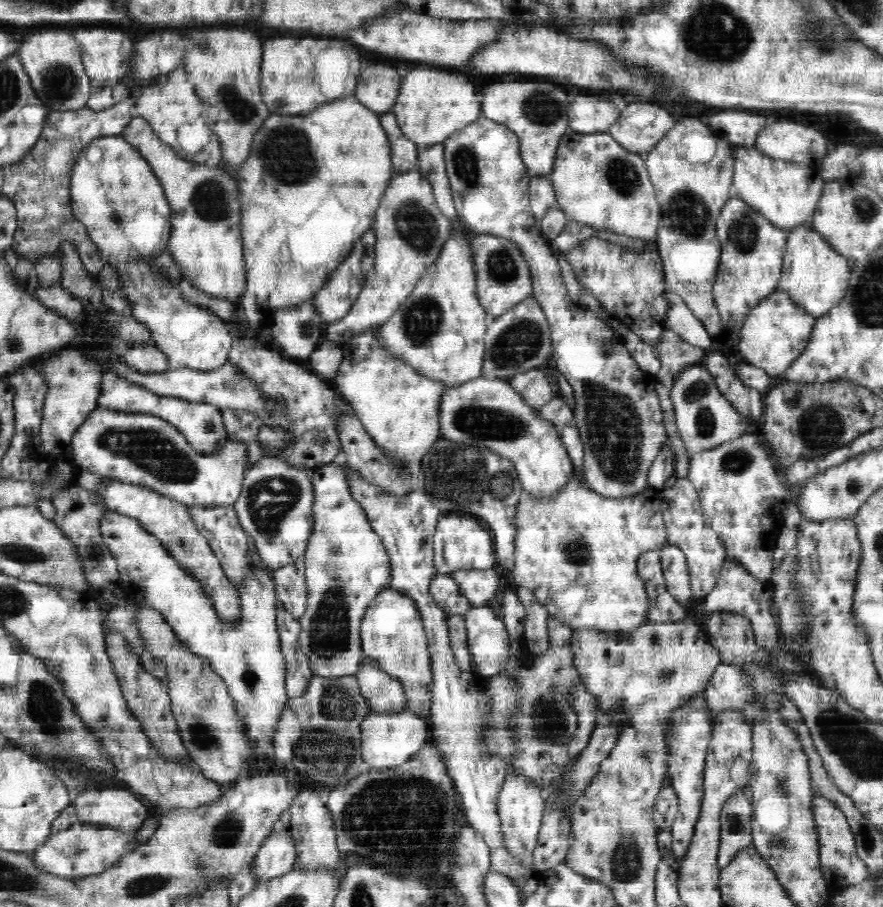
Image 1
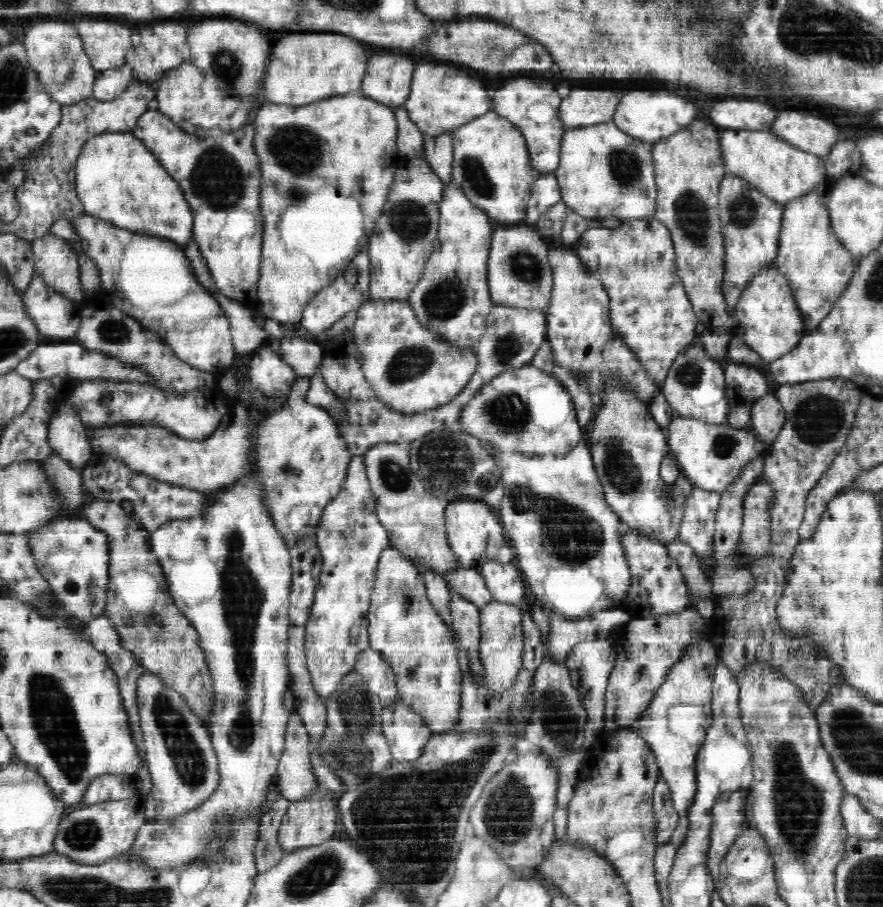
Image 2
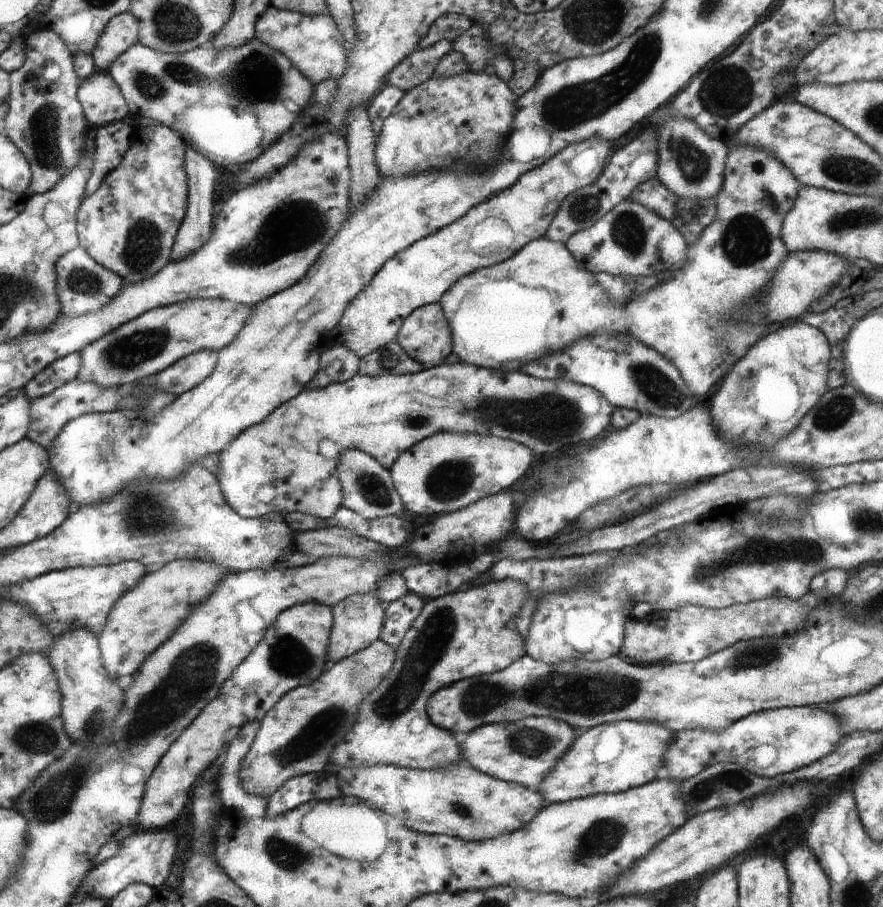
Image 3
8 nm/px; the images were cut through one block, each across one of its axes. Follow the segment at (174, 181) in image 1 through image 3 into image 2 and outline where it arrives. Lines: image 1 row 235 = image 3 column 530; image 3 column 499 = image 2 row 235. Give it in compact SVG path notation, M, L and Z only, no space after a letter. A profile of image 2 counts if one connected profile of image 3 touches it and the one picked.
M153 106L138 118L137 125L131 133L146 145L168 174L181 186L194 215L191 240L196 241L202 257L207 262L217 290L239 303L253 304L257 296L264 235L263 221L260 219L261 158L254 150L254 124L241 126L234 134L220 134L216 138L214 136L198 138L180 130L172 119L160 114L156 106Z

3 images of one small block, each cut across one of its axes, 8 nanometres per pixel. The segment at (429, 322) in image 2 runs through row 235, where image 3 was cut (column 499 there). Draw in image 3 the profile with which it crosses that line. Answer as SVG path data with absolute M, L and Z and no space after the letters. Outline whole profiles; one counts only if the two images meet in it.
M439 431L404 452L390 467L390 471L393 484L405 508L420 516L432 516L466 508L484 497L511 489L512 484L516 484L522 476L526 476L530 466L532 466L532 452L530 447L524 446L523 443L496 436Z

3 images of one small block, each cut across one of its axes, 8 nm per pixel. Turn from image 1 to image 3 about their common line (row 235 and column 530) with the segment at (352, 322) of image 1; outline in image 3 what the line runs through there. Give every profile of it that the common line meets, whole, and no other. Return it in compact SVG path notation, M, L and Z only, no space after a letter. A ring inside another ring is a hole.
M468 363L446 364L444 366L435 366L430 369L422 369L419 373L405 374L405 375L390 375L390 376L375 376L360 375L356 373L350 380L341 383L329 384L322 388L312 388L310 385L303 390L298 396L291 398L290 401L285 402L280 408L275 409L274 412L267 417L266 421L259 422L258 425L251 426L247 431L244 431L232 443L232 446L221 454L220 470L216 473L219 476L220 482L223 483L224 494L227 495L228 502L231 503L234 510L239 511L244 518L248 517L262 517L268 512L278 512L282 515L287 513L301 512L303 514L316 515L321 519L334 517L340 508L343 507L343 489L342 484L336 484L336 464L342 459L344 450L358 449L366 452L378 460L384 468L388 468L395 464L404 452L410 448L414 448L424 438L431 437L439 431L450 433L462 434L478 434L484 436L496 436L502 439L508 439L523 443L524 446L531 447L536 451L536 454L544 456L544 454L552 454L554 450L558 450L564 444L572 444L580 442L580 440L592 440L596 436L600 436L606 428L610 428L610 414L615 414L614 405L604 398L604 395L599 391L594 390L591 386L581 385L574 382L567 382L564 380L544 380L534 378L532 375L518 372L517 370L490 370L484 367ZM330 446L334 446L334 456L330 456ZM274 487L274 499L262 501L262 492L266 488L268 496L270 496L270 488Z

